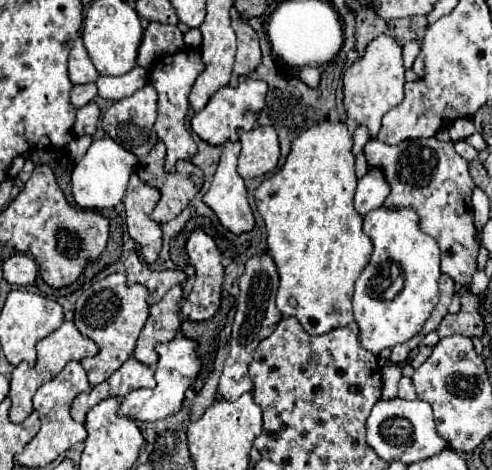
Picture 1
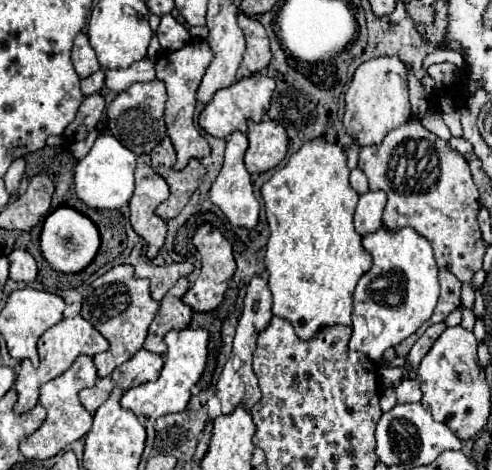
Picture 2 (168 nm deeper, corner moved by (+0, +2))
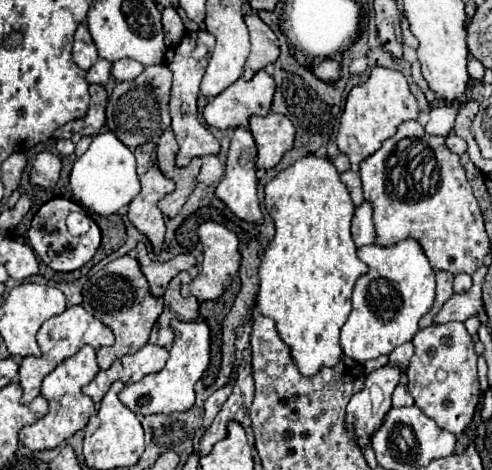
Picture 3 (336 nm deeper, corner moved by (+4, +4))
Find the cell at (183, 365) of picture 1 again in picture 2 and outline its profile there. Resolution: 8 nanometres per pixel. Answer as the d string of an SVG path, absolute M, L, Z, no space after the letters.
M184 328L184 330L172 330L166 334L166 362L162 368L162 374L156 382L146 382L136 388L130 388L124 392L120 404L128 410L132 410L138 418L158 418L172 412L184 412L190 402L190 390L200 380L206 360L208 360L208 332L200 328Z

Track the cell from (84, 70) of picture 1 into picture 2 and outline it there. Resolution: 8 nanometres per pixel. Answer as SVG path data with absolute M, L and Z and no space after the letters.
M80 32L74 40L74 48L72 48L72 64L78 72L80 78L86 78L90 74L94 74L96 70L100 70L96 52L92 50L92 46L88 44L88 36L84 32Z

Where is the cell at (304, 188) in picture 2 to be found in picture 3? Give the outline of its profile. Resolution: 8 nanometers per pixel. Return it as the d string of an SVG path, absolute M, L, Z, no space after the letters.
M308 154L296 160L292 166L278 172L274 180L270 180L264 188L264 204L278 206L276 212L270 212L276 234L270 242L258 276L260 276L260 290L258 290L258 310L260 314L272 318L276 322L280 338L290 346L292 358L298 370L304 376L314 376L324 366L334 366L340 362L342 348L340 348L340 328L348 320L352 312L352 288L354 282L368 270L368 266L356 256L356 244L352 240L350 222L354 216L354 204L350 200L348 188L340 182L338 170L328 158L318 158L316 154Z

